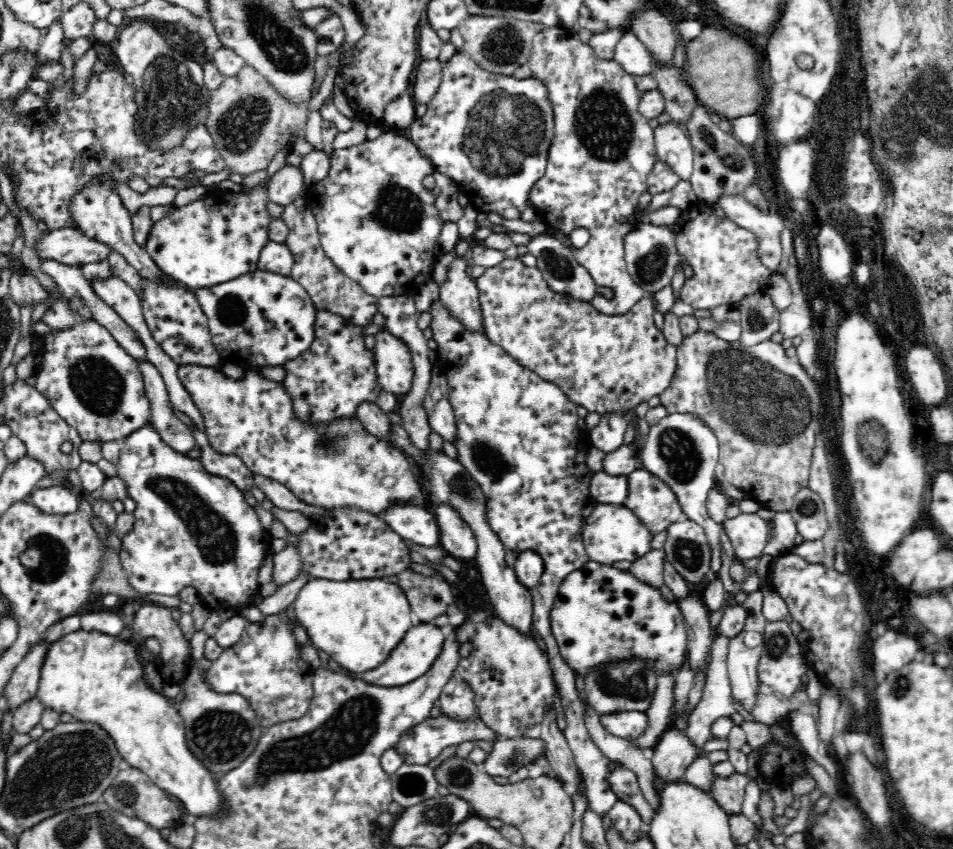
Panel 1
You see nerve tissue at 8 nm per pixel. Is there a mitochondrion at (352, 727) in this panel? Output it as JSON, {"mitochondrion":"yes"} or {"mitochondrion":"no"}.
{"mitochondrion":"yes"}

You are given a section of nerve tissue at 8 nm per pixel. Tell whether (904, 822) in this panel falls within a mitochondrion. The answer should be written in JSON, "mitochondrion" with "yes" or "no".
{"mitochondrion":"no"}

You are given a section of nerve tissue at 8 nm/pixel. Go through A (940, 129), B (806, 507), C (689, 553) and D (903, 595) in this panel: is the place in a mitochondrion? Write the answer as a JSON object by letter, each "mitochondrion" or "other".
{"A":"mitochondrion","B":"mitochondrion","C":"mitochondrion","D":"other"}

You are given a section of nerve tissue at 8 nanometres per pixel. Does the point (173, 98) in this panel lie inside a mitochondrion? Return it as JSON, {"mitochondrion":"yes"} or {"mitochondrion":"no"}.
{"mitochondrion":"yes"}

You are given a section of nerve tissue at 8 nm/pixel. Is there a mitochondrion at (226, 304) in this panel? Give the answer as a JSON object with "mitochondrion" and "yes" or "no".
{"mitochondrion":"yes"}

